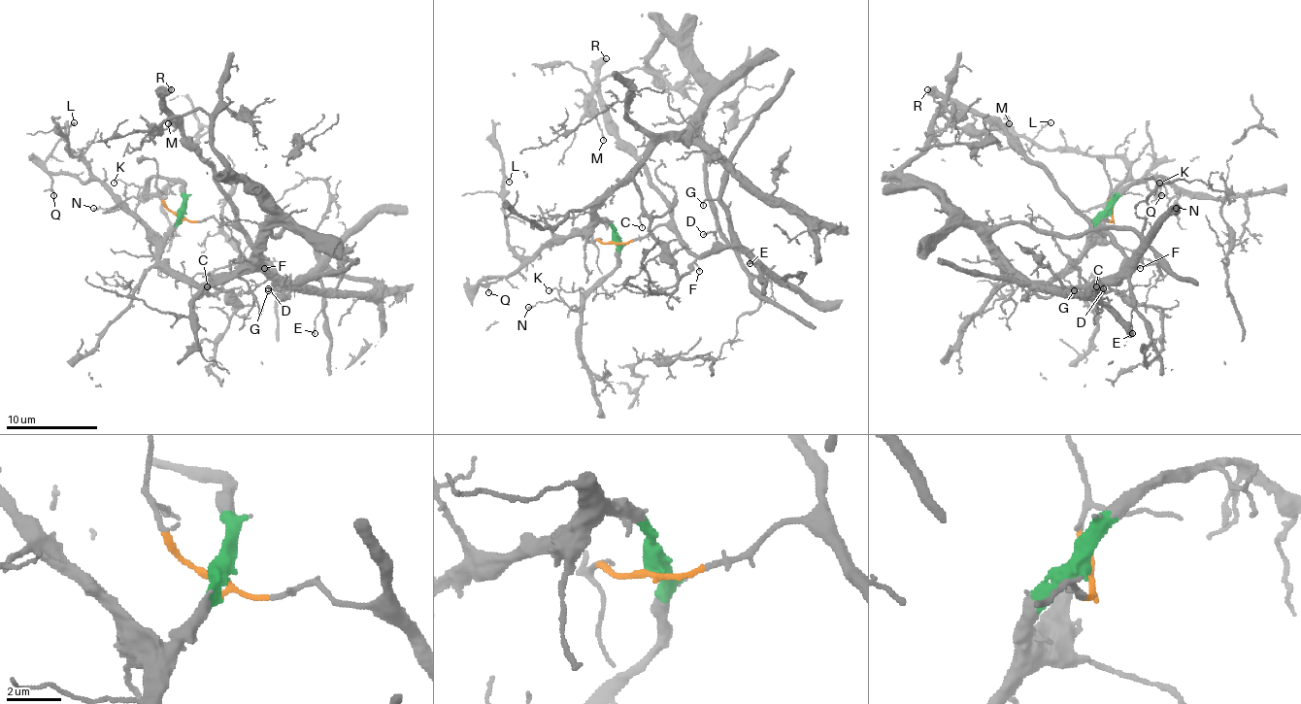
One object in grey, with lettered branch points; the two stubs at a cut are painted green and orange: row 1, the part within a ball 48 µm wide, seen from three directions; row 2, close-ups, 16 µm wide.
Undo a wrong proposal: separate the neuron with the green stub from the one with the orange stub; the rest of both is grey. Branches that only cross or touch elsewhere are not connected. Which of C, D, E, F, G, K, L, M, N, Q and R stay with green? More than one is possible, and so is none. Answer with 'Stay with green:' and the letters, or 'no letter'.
Stay with green: C, K, L, M, N, Q

